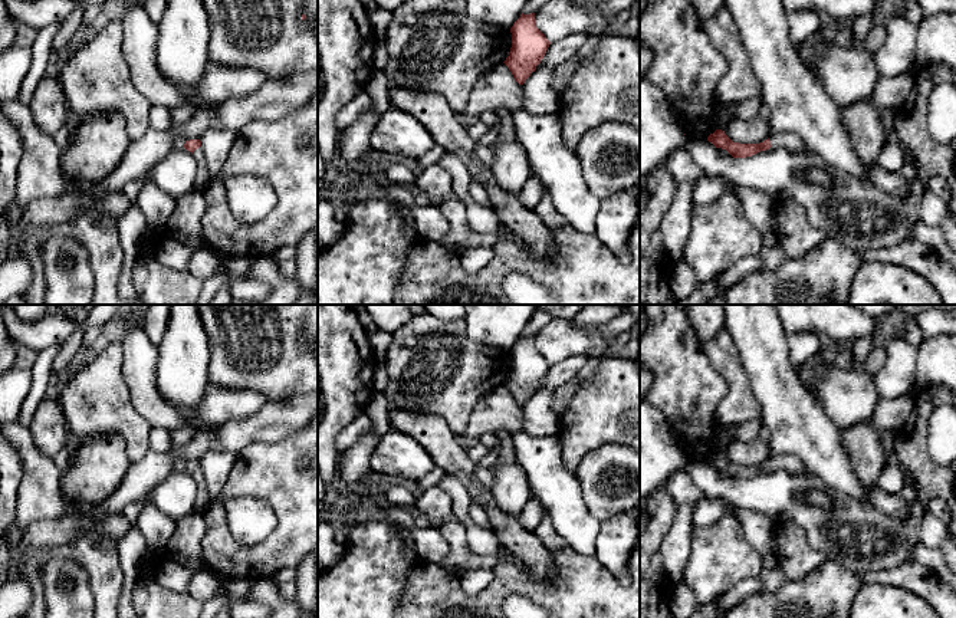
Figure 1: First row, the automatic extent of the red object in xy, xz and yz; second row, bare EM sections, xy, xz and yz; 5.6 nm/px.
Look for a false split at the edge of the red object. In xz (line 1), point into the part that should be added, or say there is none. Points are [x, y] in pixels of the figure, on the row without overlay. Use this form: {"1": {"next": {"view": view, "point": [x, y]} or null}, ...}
{"1": {"next": null}}

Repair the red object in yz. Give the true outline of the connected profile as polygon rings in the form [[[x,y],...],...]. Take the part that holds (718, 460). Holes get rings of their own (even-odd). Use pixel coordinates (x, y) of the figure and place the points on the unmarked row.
[[[716,451],[707,458],[707,463],[712,464],[716,470],[726,471],[733,480],[746,480],[752,479],[760,473],[772,470],[783,470],[792,476],[805,477],[809,474],[809,470],[805,464],[791,454],[772,454],[768,461],[759,466],[739,466],[733,464],[722,451]]]

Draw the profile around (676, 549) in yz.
[[[679,469],[668,479],[666,489],[676,502],[677,512],[660,552],[664,575],[676,585],[680,582],[690,556],[694,506],[704,494],[693,483],[686,469]]]

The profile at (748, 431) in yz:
[[[762,417],[753,418],[745,424],[737,425],[736,434],[732,438],[726,428],[720,427],[717,431],[717,438],[714,447],[720,451],[725,446],[730,443],[749,443],[759,437],[760,428],[763,427]]]

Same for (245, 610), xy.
[[[240,602],[230,605],[230,618],[269,618],[270,608],[257,602]]]

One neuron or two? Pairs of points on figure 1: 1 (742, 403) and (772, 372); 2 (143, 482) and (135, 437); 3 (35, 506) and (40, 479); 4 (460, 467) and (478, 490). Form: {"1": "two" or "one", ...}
{"1": "two", "2": "two", "3": "one", "4": "one"}

